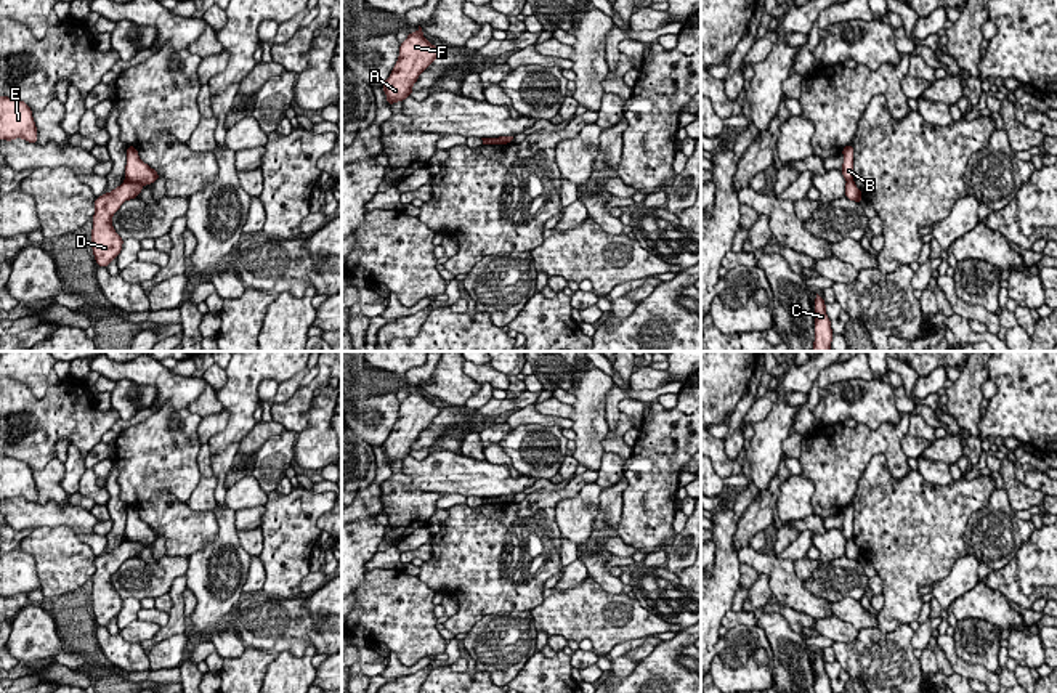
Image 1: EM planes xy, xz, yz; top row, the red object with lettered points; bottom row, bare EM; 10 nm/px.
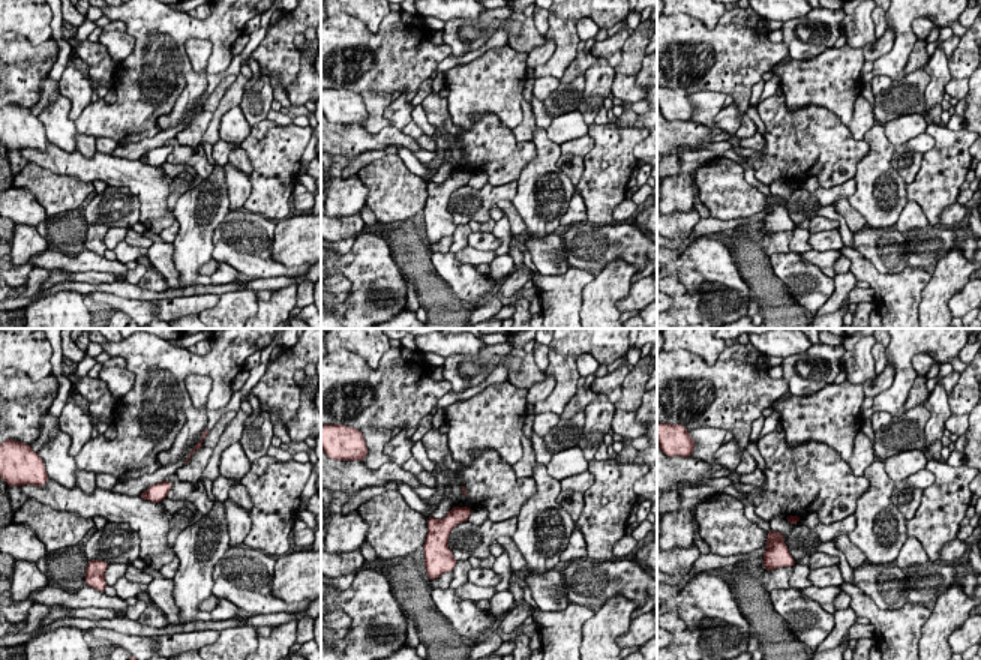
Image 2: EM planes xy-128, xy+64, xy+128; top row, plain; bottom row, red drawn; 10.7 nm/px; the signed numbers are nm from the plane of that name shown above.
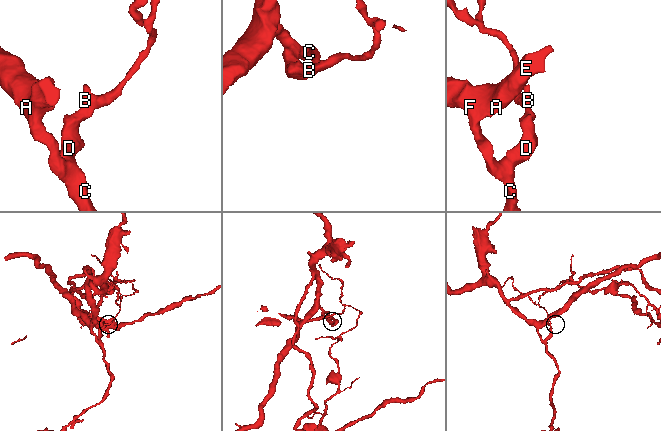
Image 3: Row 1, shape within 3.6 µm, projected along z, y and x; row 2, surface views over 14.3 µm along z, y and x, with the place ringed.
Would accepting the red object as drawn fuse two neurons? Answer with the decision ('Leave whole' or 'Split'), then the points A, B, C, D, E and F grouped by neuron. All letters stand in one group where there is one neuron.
Split. Groups: A C D E F / B

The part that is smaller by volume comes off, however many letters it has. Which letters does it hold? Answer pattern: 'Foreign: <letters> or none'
Foreign: B

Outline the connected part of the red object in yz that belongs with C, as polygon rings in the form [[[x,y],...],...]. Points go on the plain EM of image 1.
[[[816,653],[815,656],[815,693],[832,693],[831,688],[831,679],[826,674],[826,663],[824,659]]]

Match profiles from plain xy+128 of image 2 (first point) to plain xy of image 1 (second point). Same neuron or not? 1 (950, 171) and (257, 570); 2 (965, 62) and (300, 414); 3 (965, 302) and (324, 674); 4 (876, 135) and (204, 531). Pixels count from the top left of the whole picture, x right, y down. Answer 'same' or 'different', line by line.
1: different
2: different
3: same
4: different

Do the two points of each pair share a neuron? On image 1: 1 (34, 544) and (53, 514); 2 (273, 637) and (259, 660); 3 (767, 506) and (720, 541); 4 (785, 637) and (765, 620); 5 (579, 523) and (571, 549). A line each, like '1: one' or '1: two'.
1: two
2: two
3: two
4: one
5: two

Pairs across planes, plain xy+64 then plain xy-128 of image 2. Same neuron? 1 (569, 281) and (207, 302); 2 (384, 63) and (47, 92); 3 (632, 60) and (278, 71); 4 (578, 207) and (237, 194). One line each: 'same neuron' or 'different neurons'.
1: different neurons
2: different neurons
3: different neurons
4: same neuron

